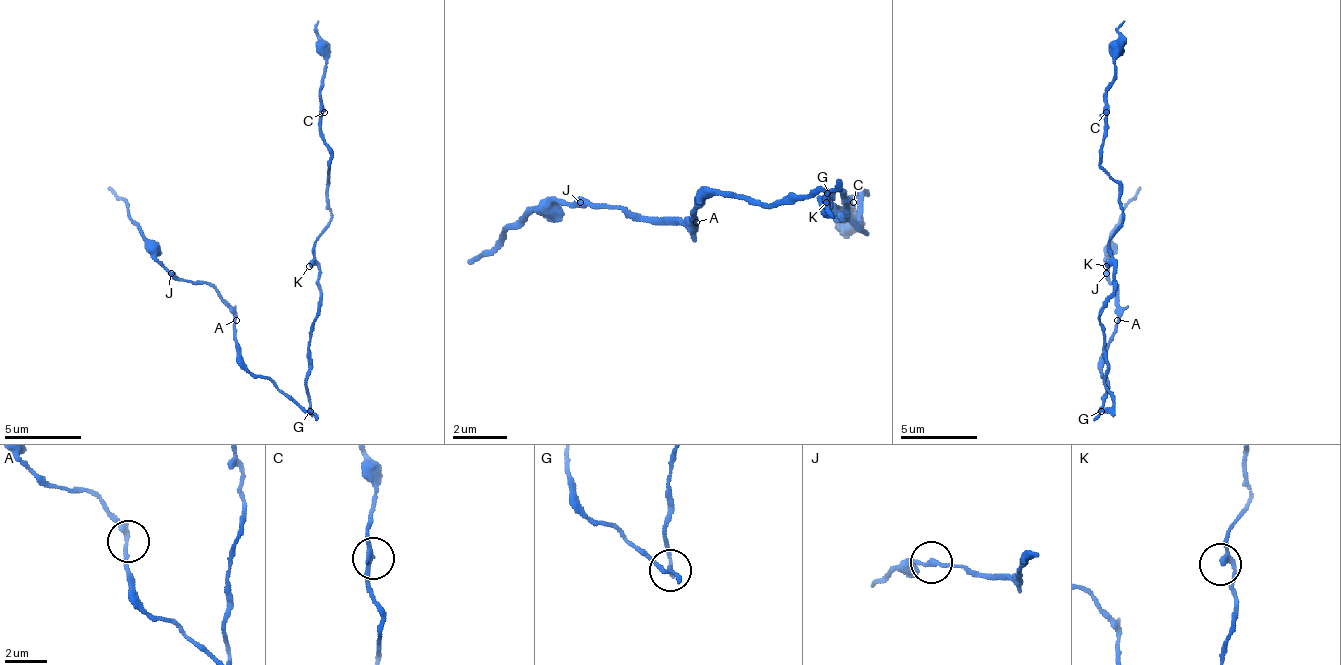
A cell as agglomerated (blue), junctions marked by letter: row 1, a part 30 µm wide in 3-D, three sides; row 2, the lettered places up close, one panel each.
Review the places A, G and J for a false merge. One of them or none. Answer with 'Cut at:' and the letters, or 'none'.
Cut at: G

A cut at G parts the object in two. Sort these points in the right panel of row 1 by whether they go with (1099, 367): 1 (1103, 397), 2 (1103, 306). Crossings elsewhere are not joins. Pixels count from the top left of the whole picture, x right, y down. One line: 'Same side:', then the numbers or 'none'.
Same side: 1

